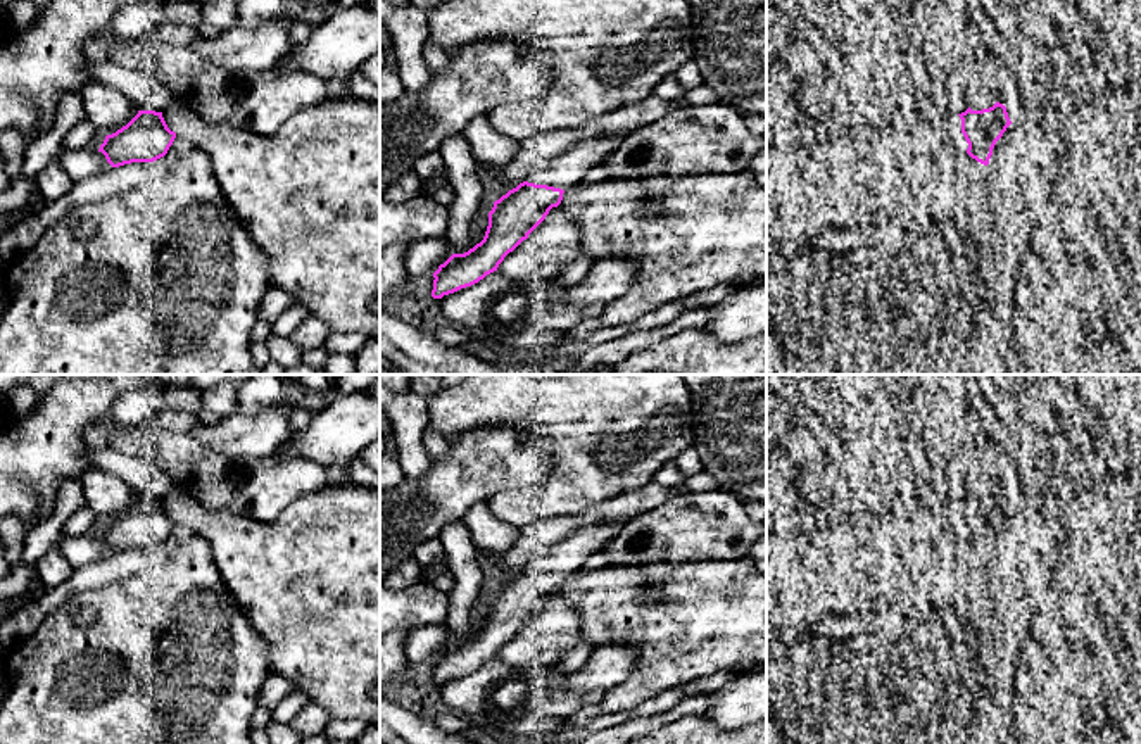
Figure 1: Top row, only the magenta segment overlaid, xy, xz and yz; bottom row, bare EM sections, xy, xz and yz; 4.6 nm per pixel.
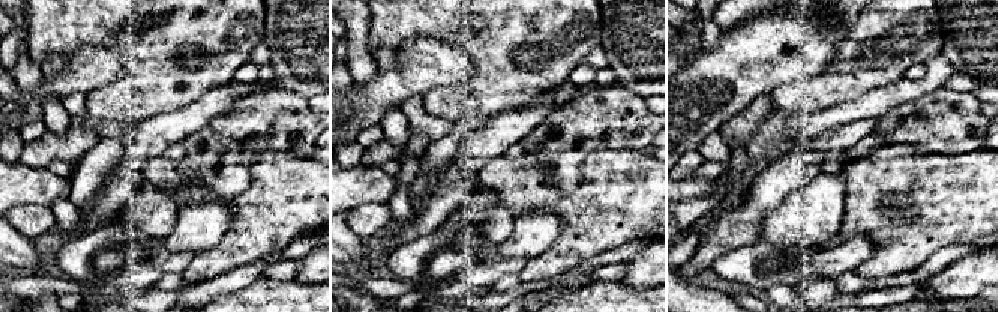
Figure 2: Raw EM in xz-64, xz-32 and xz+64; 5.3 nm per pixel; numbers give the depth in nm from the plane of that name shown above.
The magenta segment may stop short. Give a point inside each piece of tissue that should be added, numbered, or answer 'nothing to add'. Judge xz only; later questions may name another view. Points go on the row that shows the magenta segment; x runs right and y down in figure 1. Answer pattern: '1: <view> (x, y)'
1: xz (567, 170)

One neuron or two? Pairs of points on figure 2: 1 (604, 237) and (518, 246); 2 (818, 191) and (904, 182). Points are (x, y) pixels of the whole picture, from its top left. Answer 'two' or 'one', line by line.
1: two
2: two

